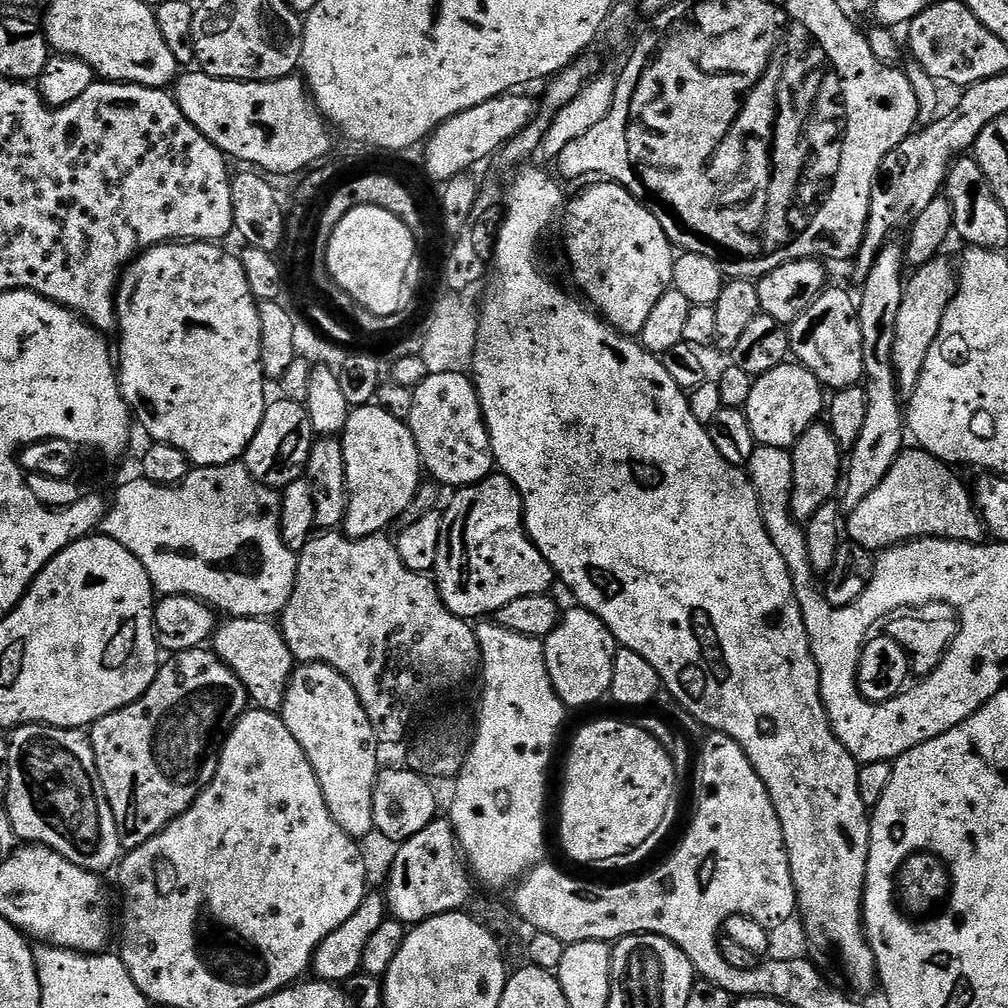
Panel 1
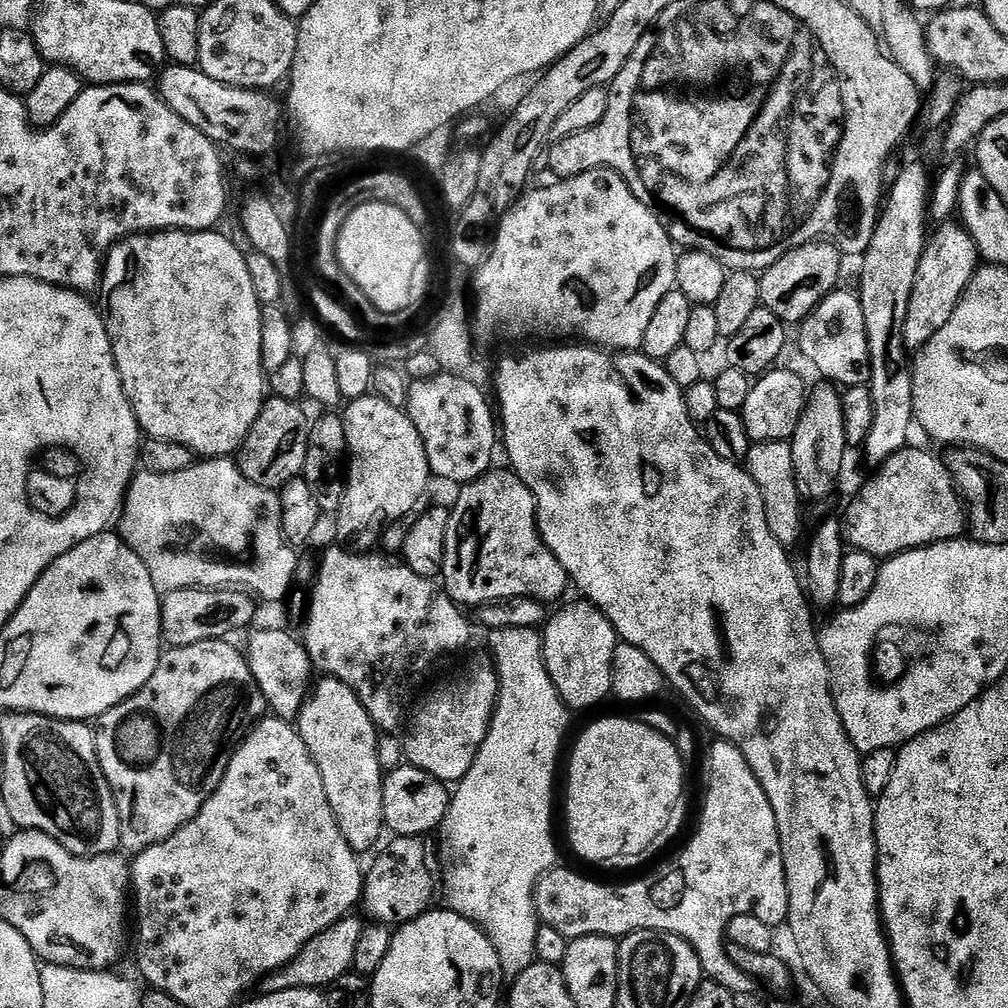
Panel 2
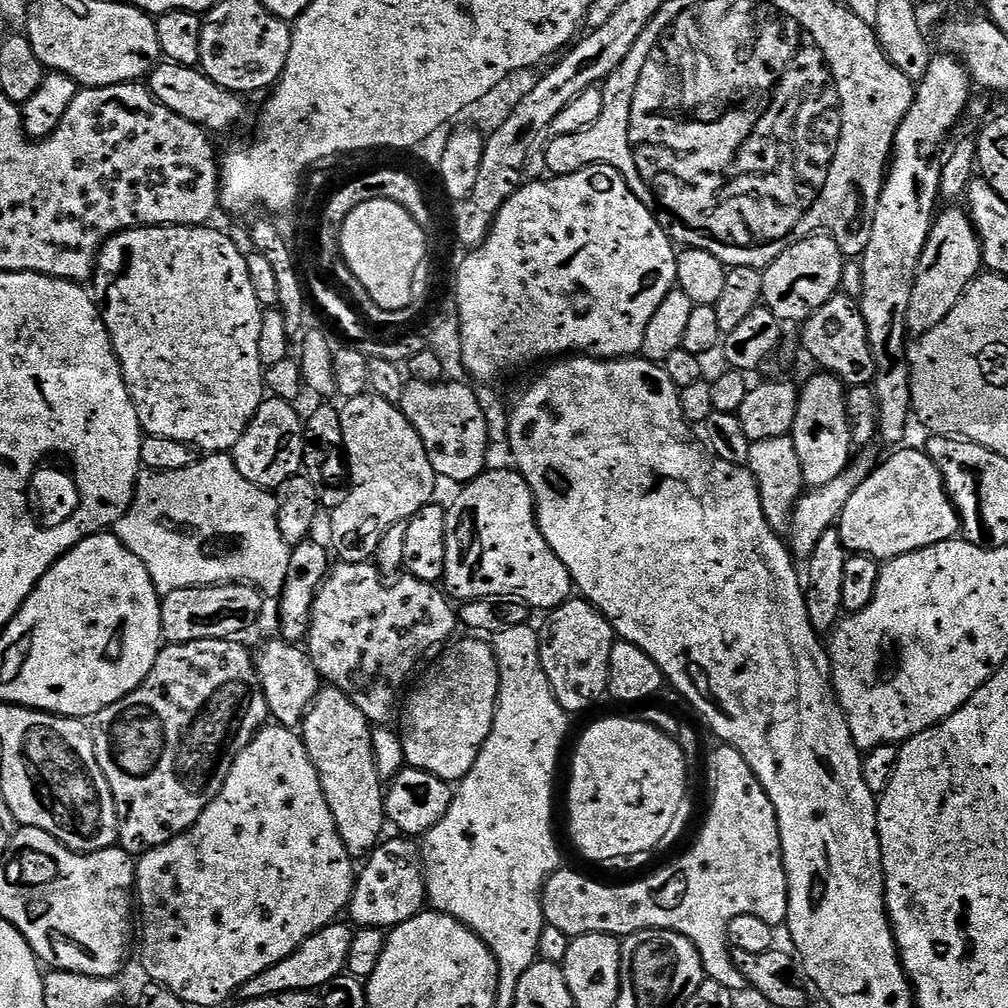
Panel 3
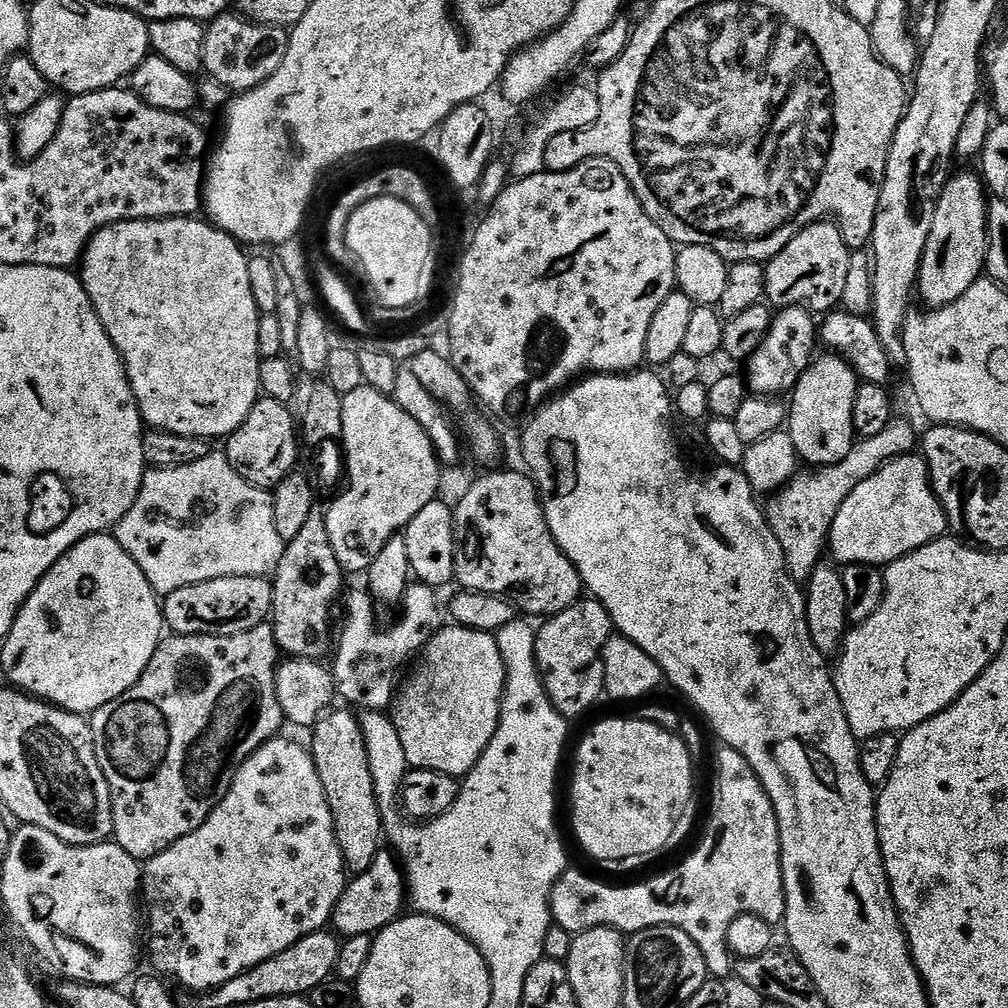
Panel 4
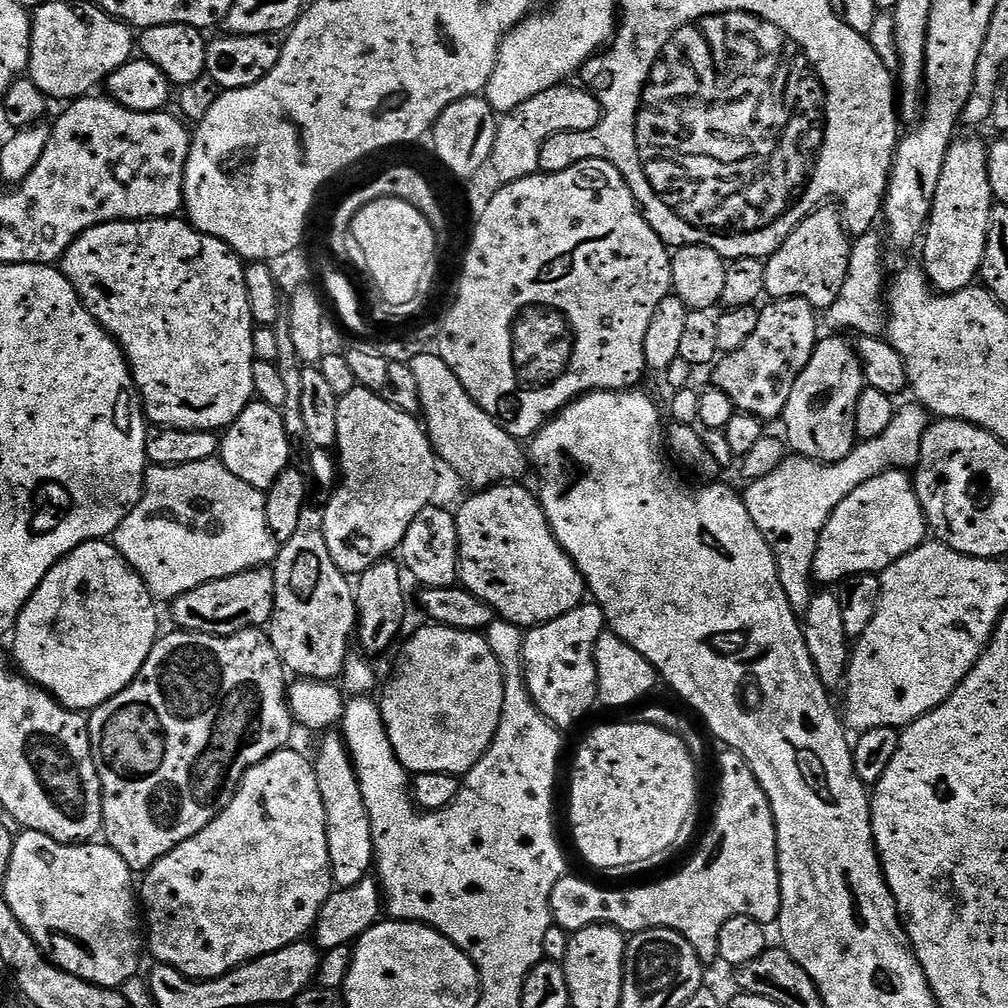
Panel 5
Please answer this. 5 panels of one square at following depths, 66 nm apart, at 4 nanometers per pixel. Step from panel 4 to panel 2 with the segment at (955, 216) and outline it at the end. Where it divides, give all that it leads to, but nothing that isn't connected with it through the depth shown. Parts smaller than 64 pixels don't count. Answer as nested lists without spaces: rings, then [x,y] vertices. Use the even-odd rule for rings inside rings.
[[[959,223],[941,224],[935,231],[924,245],[914,290],[910,294],[910,306],[906,310],[902,335],[905,349],[919,350],[926,347],[930,338],[934,338],[934,334],[942,330],[942,326],[950,320],[950,314],[956,309],[960,296],[972,280],[972,273],[978,267],[978,253],[974,242]]]

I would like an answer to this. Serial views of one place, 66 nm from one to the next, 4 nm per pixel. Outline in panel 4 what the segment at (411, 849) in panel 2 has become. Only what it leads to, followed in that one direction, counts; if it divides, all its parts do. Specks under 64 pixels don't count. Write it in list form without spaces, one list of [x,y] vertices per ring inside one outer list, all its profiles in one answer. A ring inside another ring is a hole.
[[[381,850],[374,862],[365,872],[353,875],[349,879],[342,898],[334,906],[331,927],[340,938],[349,936],[375,936],[386,926],[399,920],[406,908],[406,881],[400,861],[391,851]]]

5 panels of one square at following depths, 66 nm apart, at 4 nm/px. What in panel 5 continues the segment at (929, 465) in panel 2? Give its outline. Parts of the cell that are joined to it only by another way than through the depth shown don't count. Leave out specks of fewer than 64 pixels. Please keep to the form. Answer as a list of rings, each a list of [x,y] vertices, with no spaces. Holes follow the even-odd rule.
[[[904,470],[880,473],[858,486],[850,498],[838,502],[838,510],[830,514],[830,522],[826,522],[822,538],[818,538],[812,575],[824,583],[821,585],[836,586],[860,573],[879,574],[925,543],[924,535],[929,532],[928,518],[920,505],[913,477]]]

